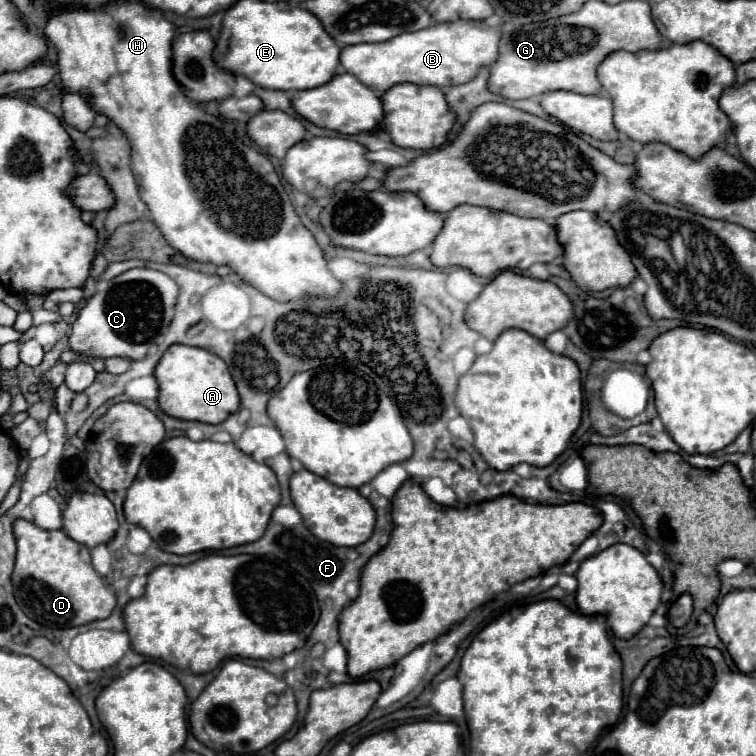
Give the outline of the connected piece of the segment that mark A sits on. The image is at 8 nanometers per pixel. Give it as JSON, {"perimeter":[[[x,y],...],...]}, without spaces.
{"perimeter":[[[171,345],[155,369],[155,379],[159,383],[159,407],[171,417],[201,423],[223,423],[239,409],[239,393],[225,361],[207,349]]]}

